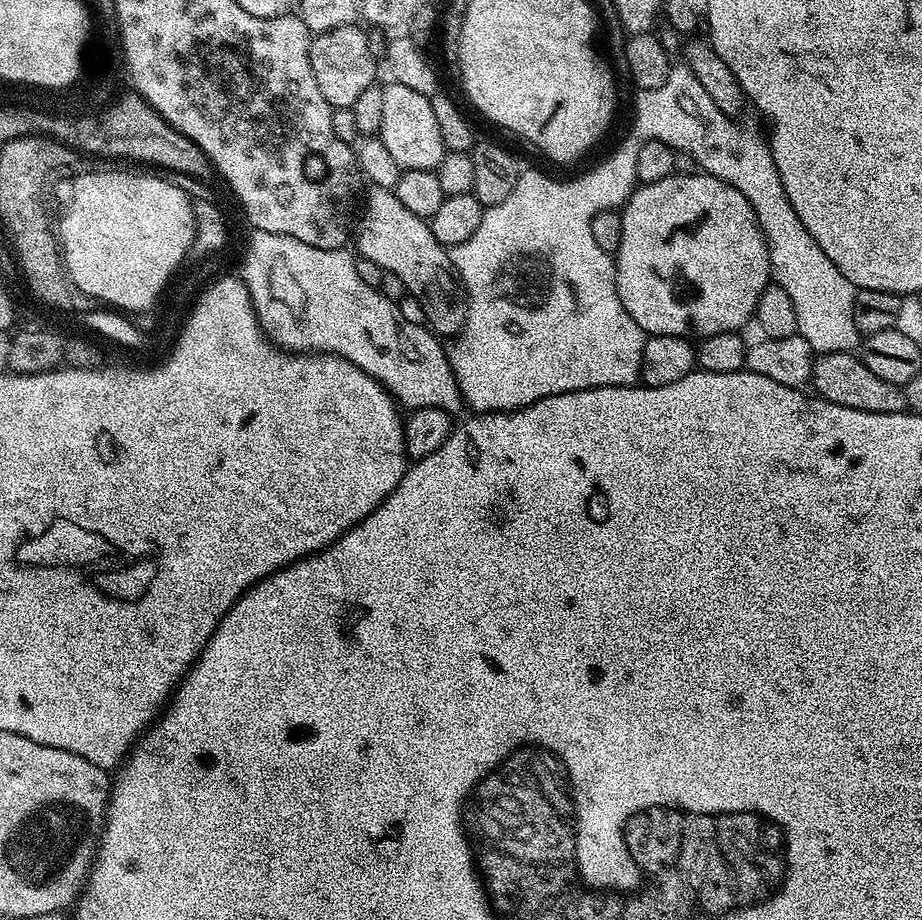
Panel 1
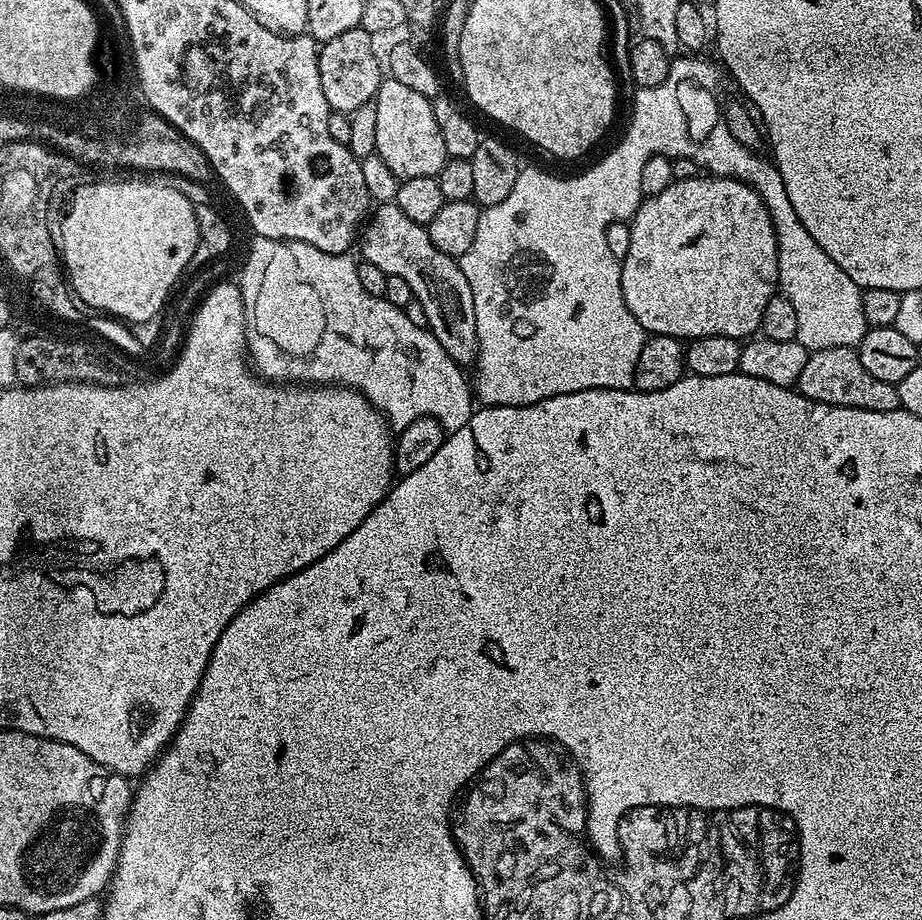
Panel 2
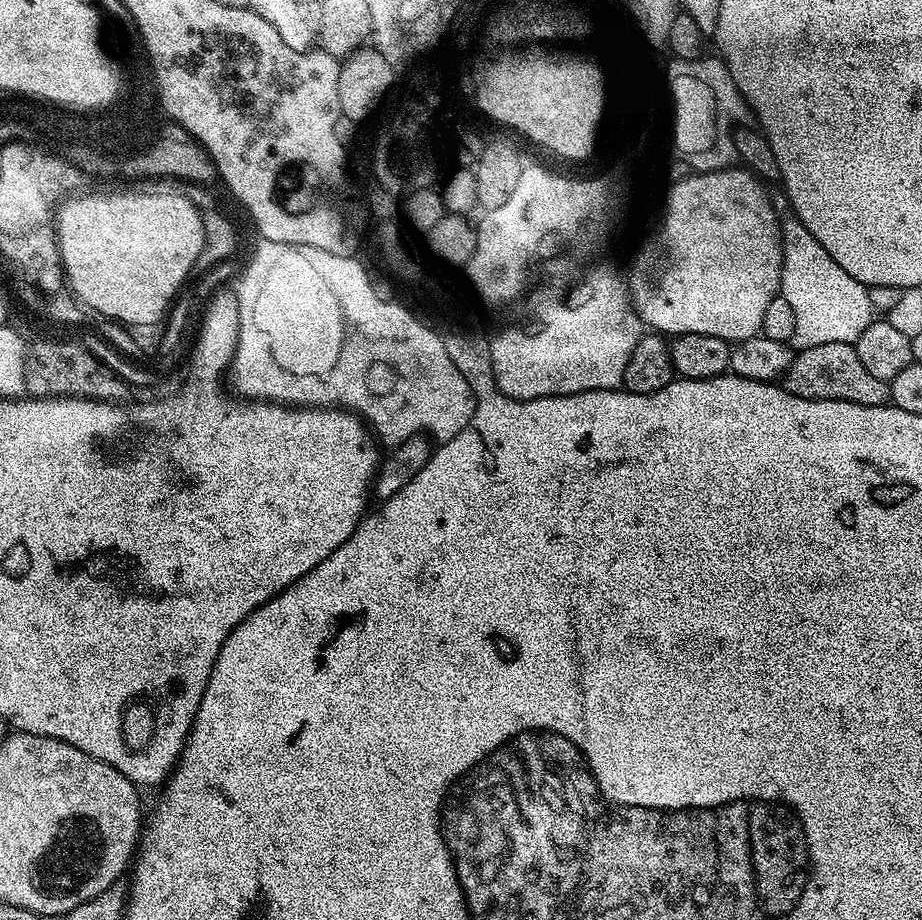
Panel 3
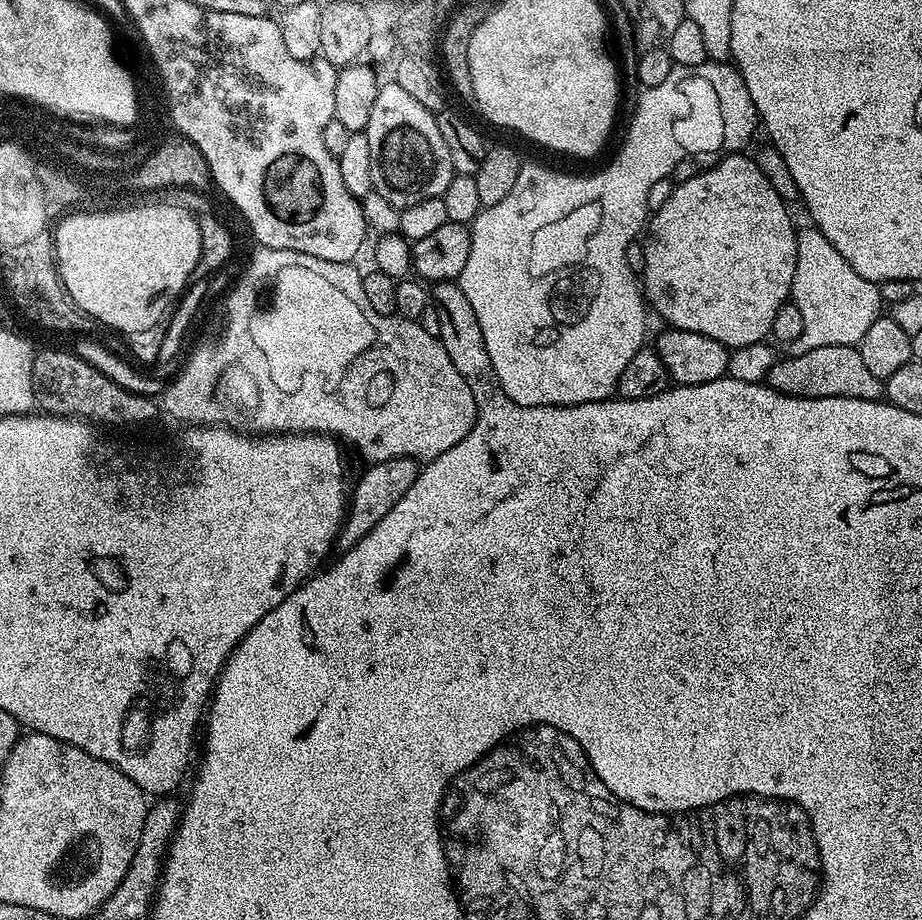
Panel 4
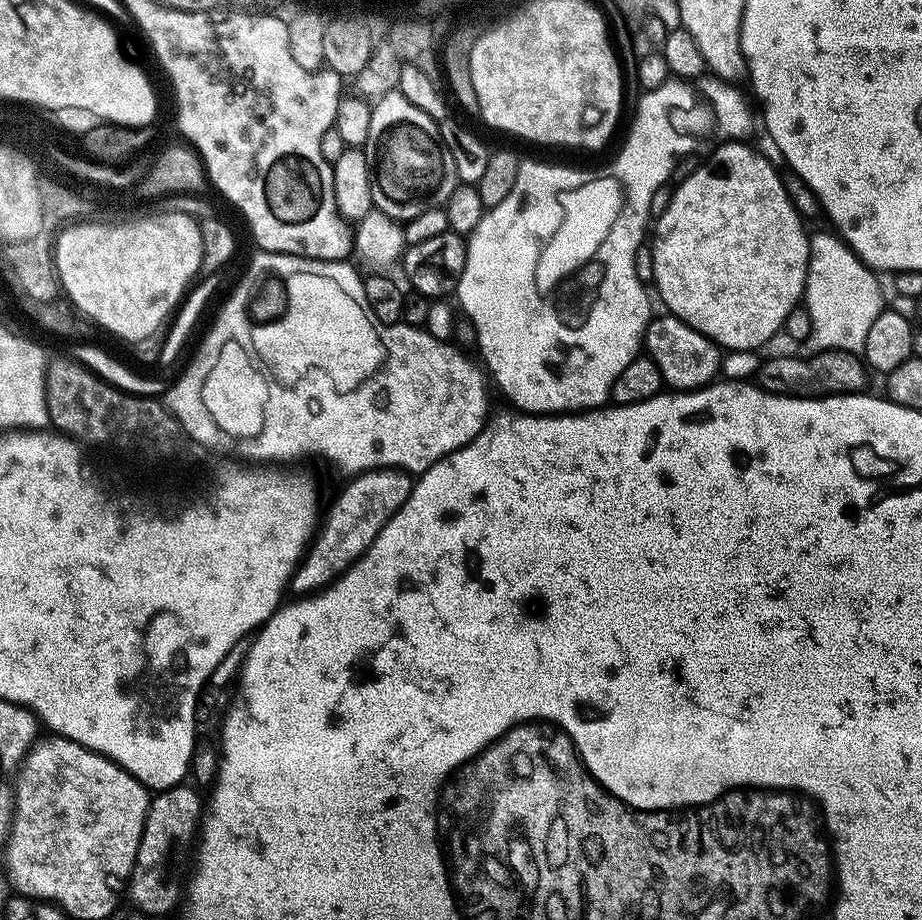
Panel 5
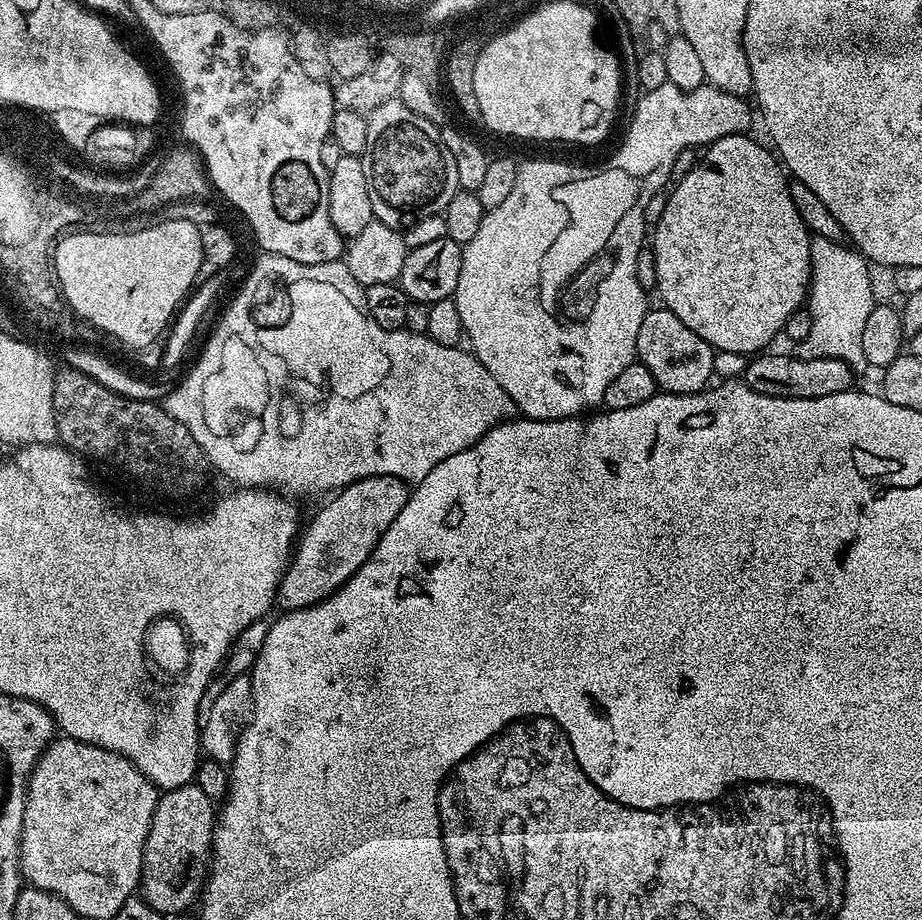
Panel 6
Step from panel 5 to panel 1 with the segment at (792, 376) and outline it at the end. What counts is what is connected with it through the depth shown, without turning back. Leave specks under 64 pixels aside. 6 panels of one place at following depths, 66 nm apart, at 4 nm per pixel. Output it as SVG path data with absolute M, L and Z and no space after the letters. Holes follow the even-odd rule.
M851 351L817 355L812 361L810 388L819 399L846 406L850 410L862 410L870 414L898 414L906 409L903 387L882 382L882 378L878 378L878 374L873 374L871 370L866 370L863 360Z

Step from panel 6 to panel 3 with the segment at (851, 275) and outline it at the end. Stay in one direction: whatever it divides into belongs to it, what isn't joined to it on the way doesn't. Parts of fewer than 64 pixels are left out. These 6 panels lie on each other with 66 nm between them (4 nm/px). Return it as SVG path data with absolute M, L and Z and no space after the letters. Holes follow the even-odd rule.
M795 218L785 219L782 224L782 235L784 237L784 269L782 270L782 282L780 283L780 295L790 302L794 309L794 319L796 321L796 333L791 343L797 349L809 348L810 346L822 346L826 342L846 342L855 344L862 330L870 326L874 319L872 303L868 288L862 282L850 278L830 254L822 247L822 242L802 226L802 222Z

